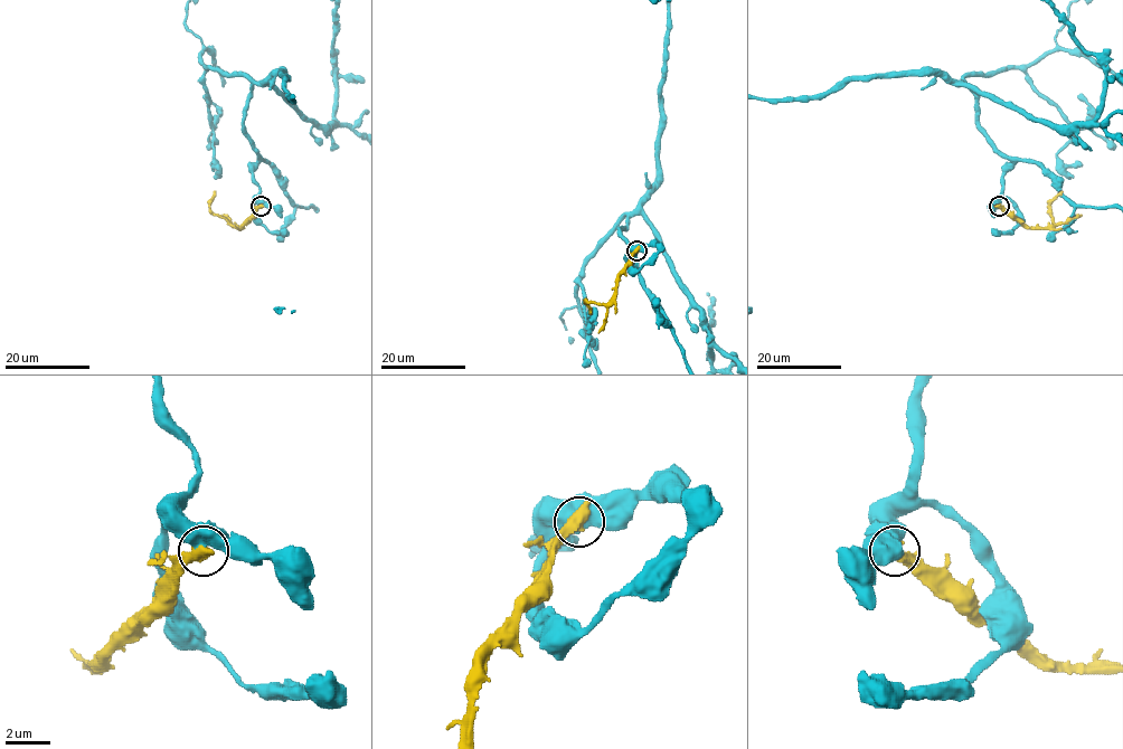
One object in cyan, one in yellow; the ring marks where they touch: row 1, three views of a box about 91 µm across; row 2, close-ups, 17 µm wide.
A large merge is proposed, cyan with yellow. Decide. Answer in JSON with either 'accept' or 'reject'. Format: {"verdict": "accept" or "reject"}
{"verdict": "reject"}

